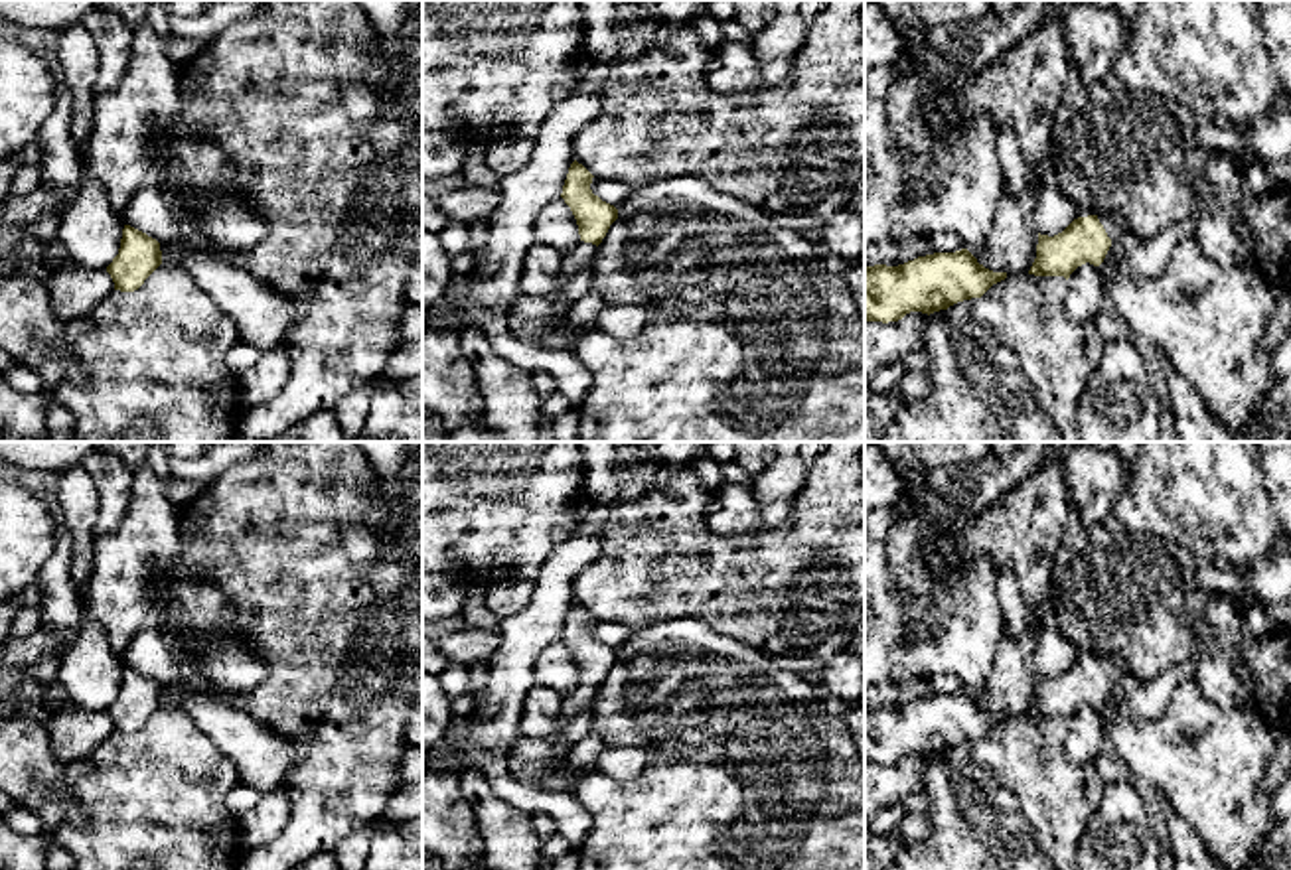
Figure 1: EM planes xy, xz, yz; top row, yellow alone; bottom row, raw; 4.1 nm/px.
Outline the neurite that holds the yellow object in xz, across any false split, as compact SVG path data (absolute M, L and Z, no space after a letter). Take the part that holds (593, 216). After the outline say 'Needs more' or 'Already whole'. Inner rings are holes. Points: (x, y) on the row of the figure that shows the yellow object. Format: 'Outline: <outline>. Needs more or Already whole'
Outline: M574 160L563 185L561 197L576 219L580 243L563 256L561 278L557 290L549 298L555 304L563 300L574 274L596 258L598 245L606 237L610 225L618 219L618 209L592 193L592 178L594 176Z. Needs more

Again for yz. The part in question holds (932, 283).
Outline: M967 251L934 253L898 266L865 266L865 320L898 322L910 312L934 314L981 298L1007 272L993 272Z. Already whole

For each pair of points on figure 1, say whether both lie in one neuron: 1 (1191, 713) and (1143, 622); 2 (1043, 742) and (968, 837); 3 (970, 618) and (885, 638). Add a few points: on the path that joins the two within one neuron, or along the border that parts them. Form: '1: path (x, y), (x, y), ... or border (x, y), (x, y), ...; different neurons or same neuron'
1: border (1193, 677), (1211, 699), (1230, 705); different neurons
2: path (1019, 766), (1015, 788), (991, 813); same neuron
3: path (948, 640), (936, 652), (907, 652); same neuron

